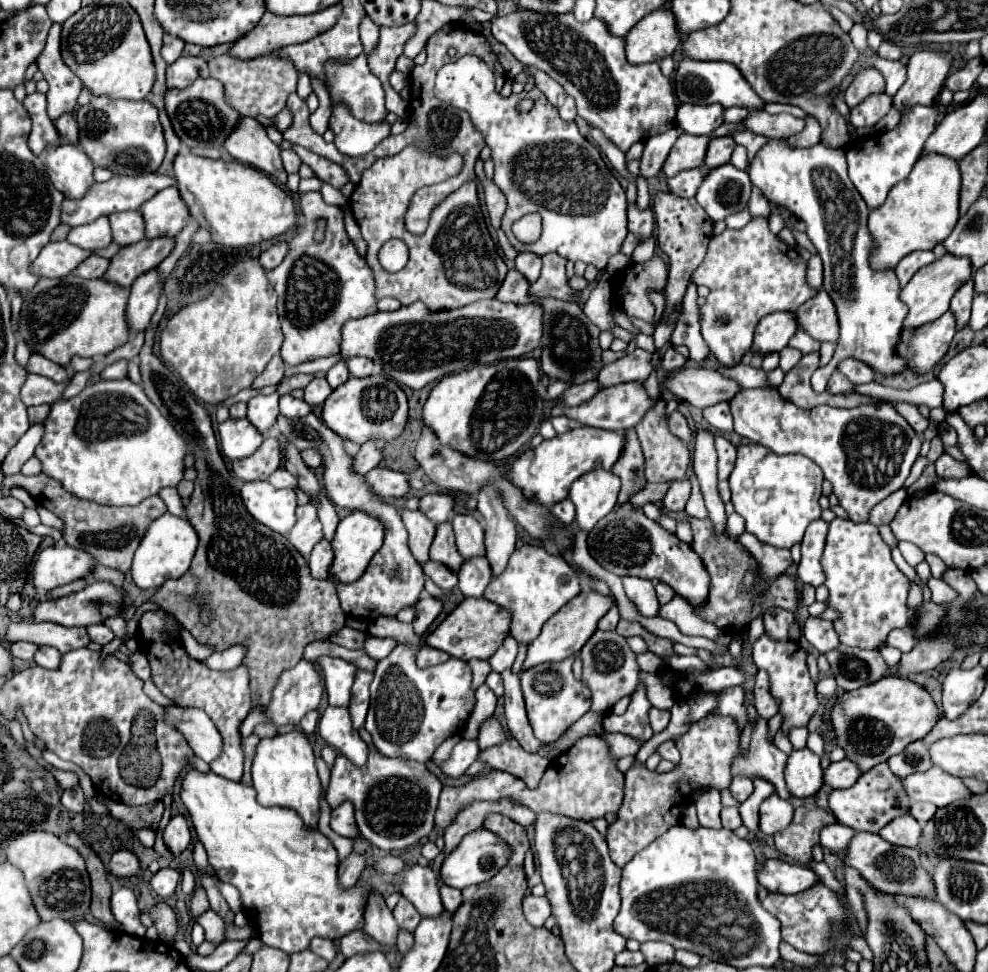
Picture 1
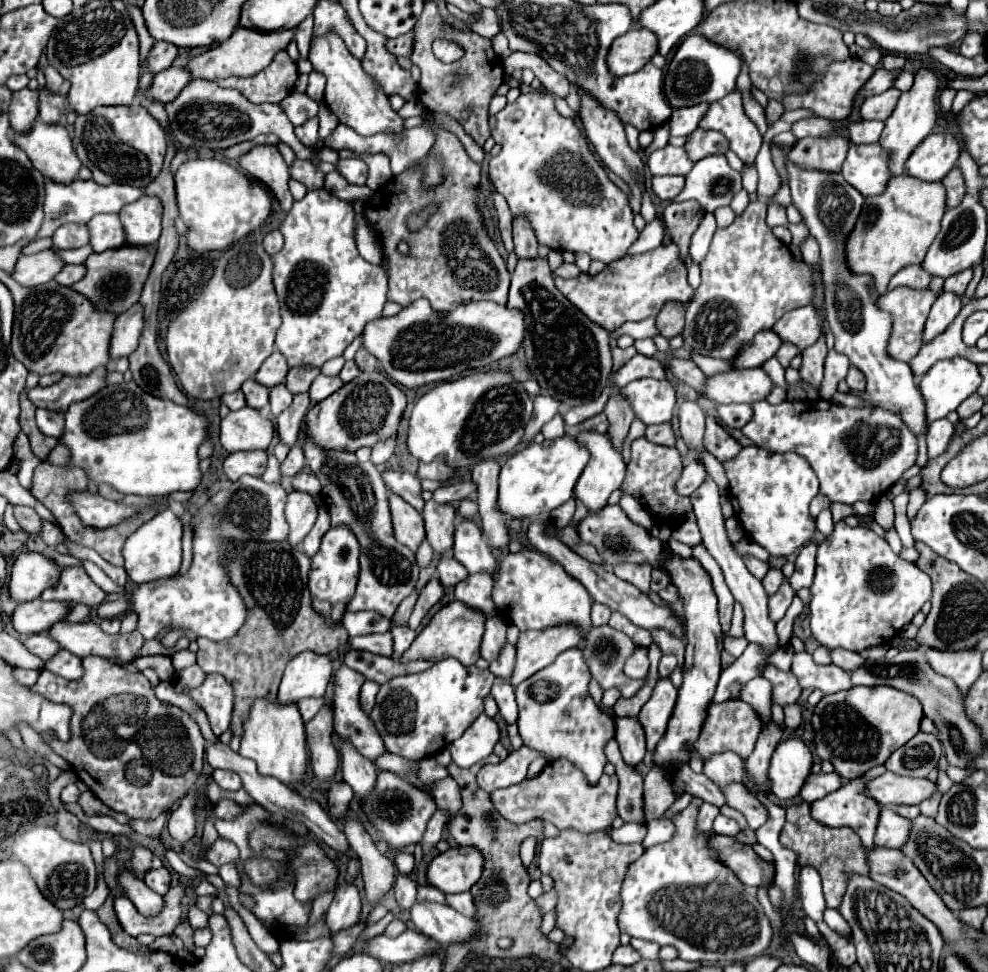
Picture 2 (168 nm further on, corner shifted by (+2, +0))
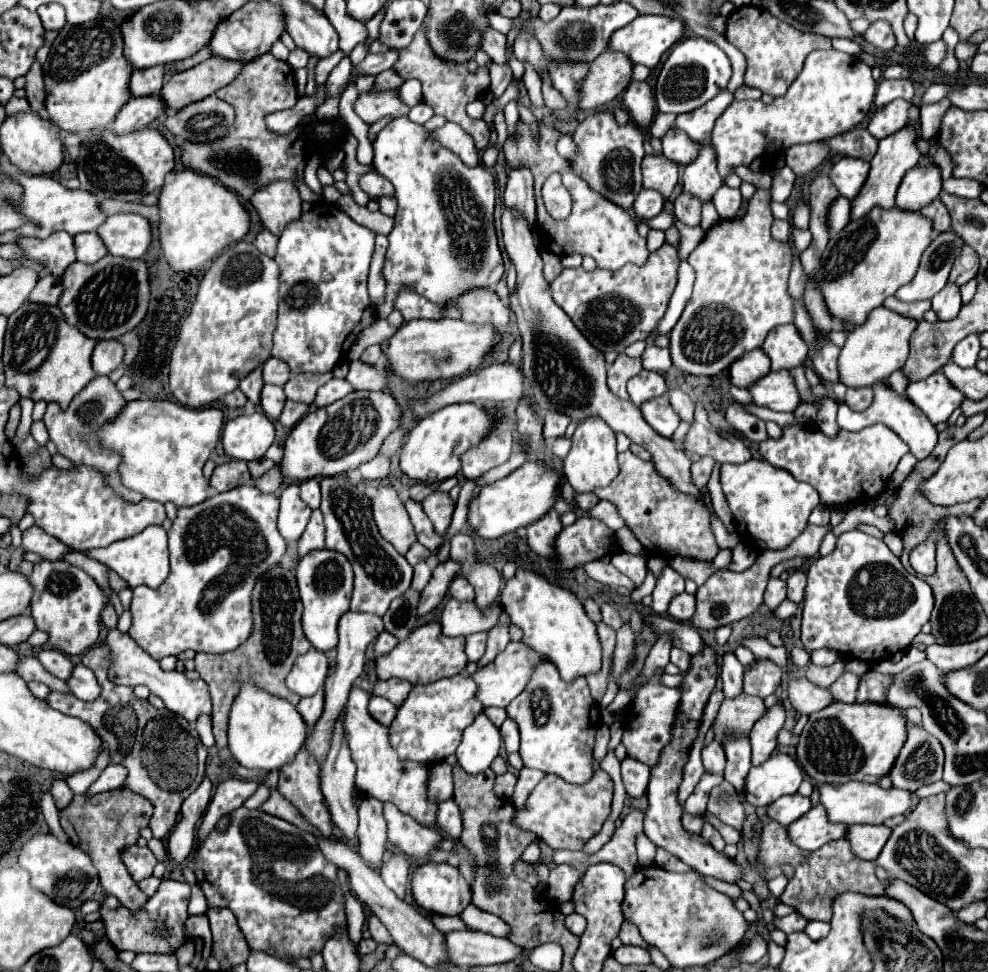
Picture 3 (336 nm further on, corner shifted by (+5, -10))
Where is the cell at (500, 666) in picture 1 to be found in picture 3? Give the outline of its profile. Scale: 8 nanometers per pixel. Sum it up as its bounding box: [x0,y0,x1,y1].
[465,632,487,662]

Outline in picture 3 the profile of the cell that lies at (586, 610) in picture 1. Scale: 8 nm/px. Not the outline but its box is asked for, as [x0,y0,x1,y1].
[471,642,547,708]

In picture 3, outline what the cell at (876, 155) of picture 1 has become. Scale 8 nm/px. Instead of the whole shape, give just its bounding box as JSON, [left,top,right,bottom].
[829,158,869,200]

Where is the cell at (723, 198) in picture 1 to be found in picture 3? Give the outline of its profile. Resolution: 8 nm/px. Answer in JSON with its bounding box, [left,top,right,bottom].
[683,146,723,202]

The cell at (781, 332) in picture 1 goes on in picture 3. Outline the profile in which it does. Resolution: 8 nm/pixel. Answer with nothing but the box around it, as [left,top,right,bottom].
[729,350,769,388]

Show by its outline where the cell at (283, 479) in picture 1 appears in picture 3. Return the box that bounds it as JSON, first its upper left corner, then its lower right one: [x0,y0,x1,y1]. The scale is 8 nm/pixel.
[299,478,321,508]

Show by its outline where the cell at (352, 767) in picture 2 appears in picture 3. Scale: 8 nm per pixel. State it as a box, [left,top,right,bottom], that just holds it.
[359,796,387,868]

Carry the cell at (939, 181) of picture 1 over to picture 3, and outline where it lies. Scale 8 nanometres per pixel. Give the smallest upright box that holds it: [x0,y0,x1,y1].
[817,206,933,324]

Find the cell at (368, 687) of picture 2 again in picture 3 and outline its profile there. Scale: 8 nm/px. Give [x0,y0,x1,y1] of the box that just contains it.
[369,696,395,726]

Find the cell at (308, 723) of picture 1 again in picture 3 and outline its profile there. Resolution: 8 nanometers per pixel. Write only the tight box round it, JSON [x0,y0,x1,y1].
[297,690,323,726]

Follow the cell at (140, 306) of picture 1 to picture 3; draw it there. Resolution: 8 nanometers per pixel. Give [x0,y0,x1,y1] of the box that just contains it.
[93,340,125,374]

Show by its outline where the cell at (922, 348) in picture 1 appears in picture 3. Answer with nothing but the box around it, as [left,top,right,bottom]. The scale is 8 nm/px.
[933,284,961,320]

